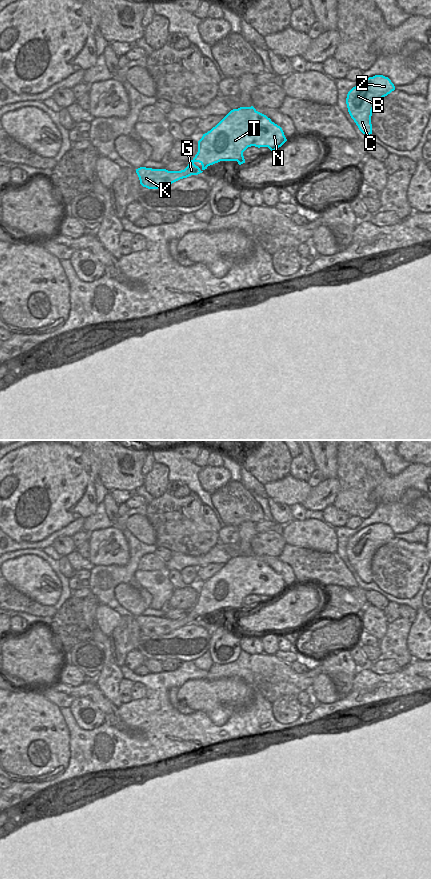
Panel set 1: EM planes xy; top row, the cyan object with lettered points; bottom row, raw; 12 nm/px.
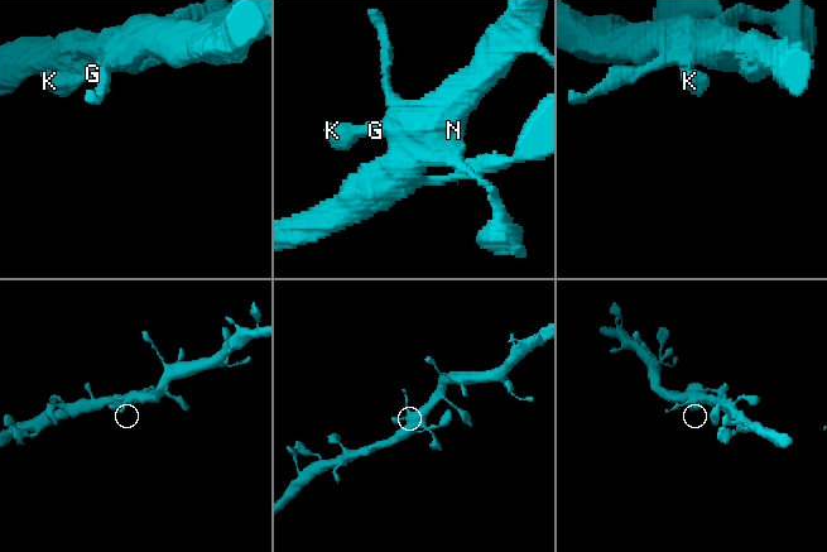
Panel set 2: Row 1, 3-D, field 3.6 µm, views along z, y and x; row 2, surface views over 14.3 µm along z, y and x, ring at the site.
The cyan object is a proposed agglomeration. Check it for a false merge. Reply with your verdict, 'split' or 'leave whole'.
leave whole

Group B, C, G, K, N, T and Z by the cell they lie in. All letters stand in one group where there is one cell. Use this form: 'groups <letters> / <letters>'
groups B C G K N T Z

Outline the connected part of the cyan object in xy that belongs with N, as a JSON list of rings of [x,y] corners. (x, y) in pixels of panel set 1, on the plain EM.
[[[253,554],[231,558],[215,575],[198,589],[198,600],[181,619],[136,617],[140,632],[148,637],[166,635],[180,627],[202,621],[220,609],[245,611],[243,600],[251,594],[277,598],[287,589],[280,574]]]

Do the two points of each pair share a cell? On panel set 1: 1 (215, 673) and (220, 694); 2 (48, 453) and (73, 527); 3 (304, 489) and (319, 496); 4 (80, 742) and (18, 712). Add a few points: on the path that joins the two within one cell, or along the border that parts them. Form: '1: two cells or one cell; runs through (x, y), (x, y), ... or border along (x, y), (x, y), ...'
1: two cells; border along (240, 678), (219, 677), (207, 679)
2: two cells; border along (83, 517), (79, 517), (50, 533)
3: two cells; border along (311, 487), (308, 495), (300, 503)
4: two cells; border along (61, 715), (69, 732), (69, 760)

